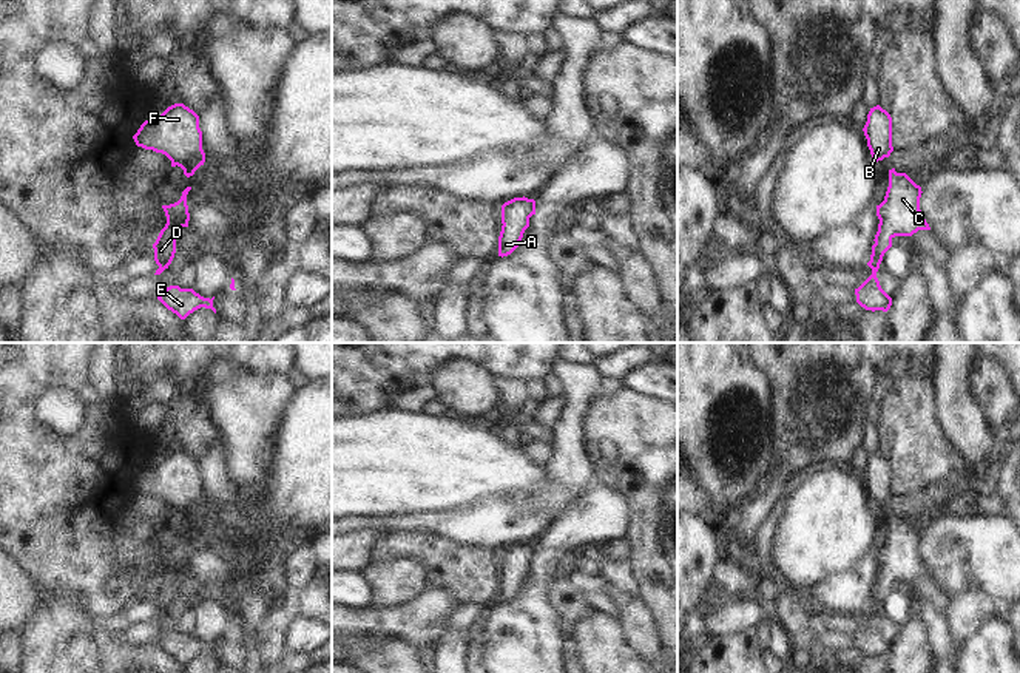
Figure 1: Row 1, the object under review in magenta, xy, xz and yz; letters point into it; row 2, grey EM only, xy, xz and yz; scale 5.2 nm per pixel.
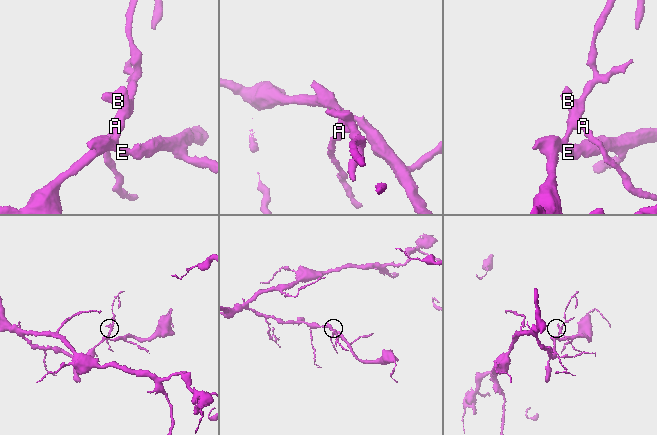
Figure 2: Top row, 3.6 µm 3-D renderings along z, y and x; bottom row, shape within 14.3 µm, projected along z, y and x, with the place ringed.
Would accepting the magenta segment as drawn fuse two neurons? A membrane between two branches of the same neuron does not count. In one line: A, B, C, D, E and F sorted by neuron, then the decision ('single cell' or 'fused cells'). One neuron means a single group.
A B C D E F; single cell

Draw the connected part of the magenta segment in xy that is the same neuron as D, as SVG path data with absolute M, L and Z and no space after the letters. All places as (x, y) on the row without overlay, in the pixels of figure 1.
M187 533L177 548L162 551L167 562L167 570L153 590L154 607L159 611L154 621L160 621L165 614L168 614L176 599L176 577L182 573L188 573L190 559L187 551L187 540L190 536L191 533Z

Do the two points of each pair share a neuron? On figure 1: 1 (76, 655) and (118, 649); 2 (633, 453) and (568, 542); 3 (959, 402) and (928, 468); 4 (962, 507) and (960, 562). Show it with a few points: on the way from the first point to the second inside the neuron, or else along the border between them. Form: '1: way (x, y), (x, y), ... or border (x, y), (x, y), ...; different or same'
1: border (94, 632), (99, 656); different
2: border (594, 482), (619, 491), (627, 502), (630, 514); different
3: border (935, 397), (937, 422), (965, 463); different
4: border (940, 513), (952, 516), (999, 516); different

